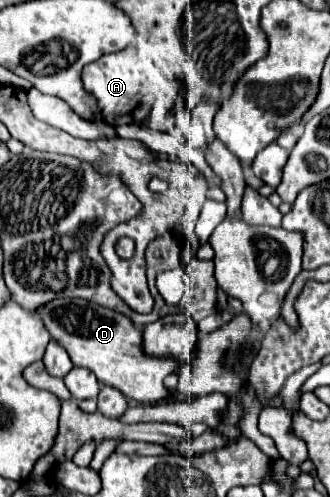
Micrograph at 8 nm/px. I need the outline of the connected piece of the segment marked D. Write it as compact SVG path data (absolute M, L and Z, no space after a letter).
M55 298L35 310L35 316L43 320L51 340L57 340L67 352L73 366L91 370L101 384L117 388L127 398L153 404L169 396L163 378L175 372L177 362L171 358L149 358L141 352L141 330L125 316L109 312L107 308L81 298Z

